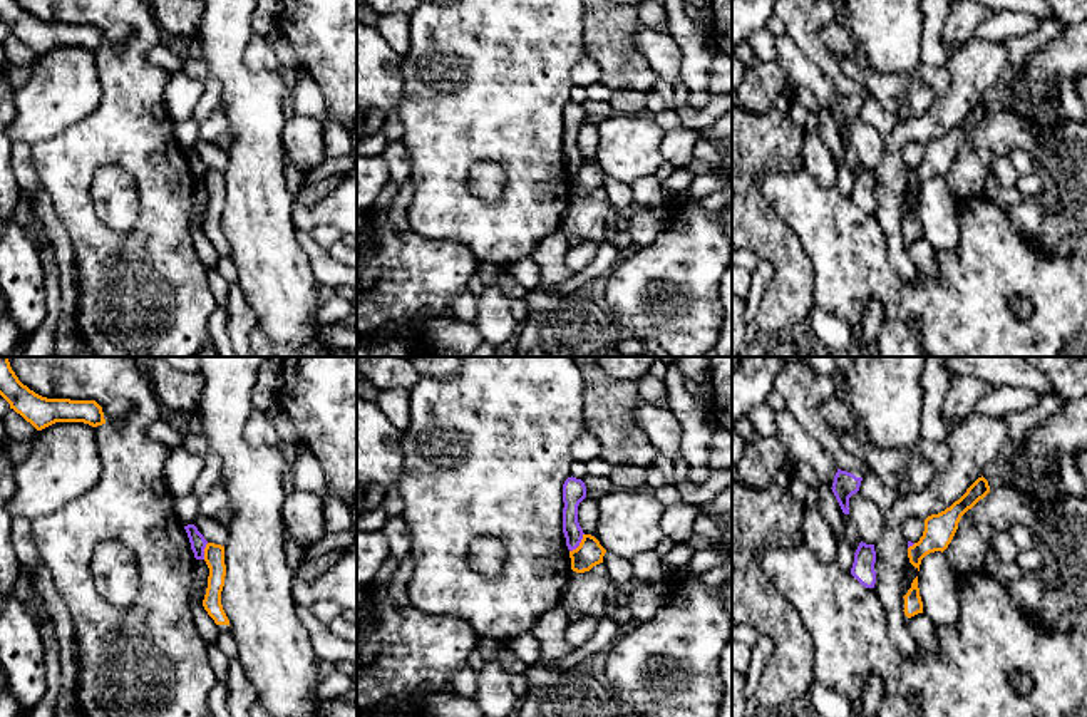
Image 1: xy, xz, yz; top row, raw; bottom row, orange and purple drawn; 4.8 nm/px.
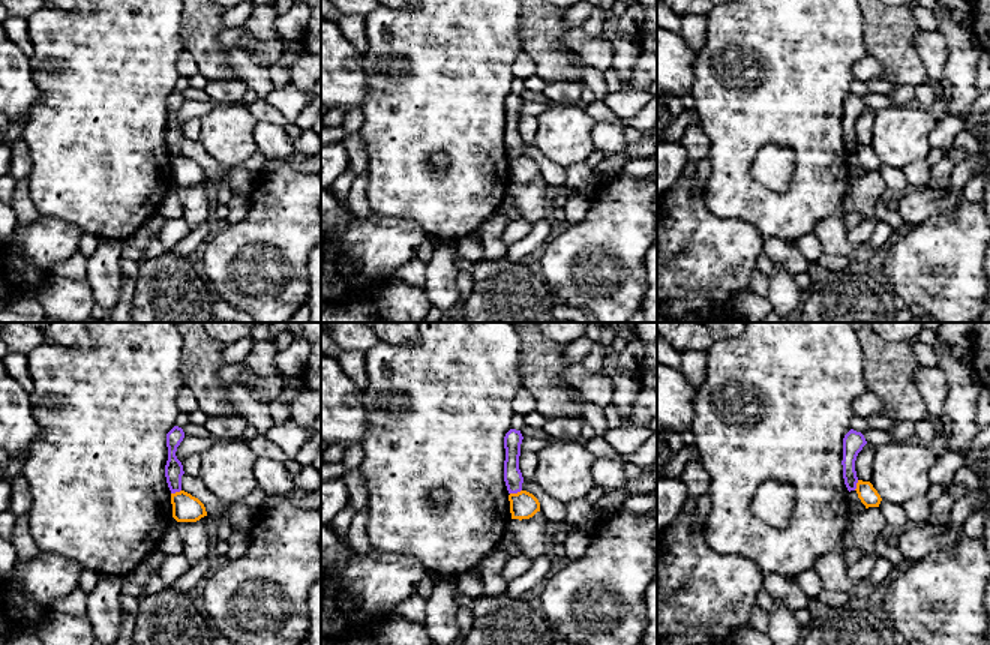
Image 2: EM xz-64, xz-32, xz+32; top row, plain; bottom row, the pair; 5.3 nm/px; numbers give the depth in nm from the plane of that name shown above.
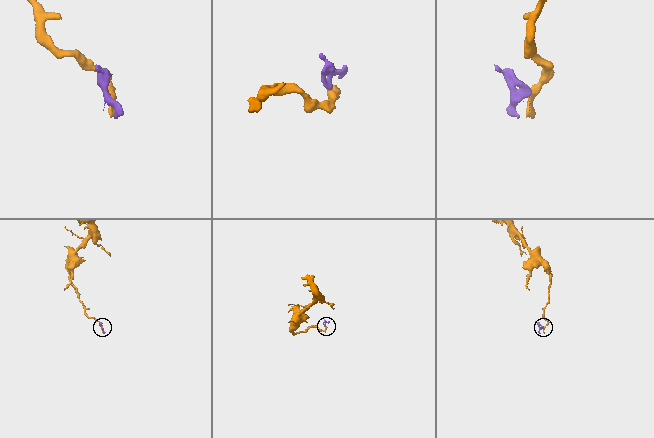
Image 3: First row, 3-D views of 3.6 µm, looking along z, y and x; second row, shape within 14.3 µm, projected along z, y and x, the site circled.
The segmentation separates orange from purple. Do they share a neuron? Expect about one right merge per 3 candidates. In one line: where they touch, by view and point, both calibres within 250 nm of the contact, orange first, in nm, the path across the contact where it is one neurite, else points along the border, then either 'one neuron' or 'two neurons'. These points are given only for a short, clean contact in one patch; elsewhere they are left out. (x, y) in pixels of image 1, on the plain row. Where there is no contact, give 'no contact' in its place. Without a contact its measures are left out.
meets orange in xz at (580, 168); 130 nm thick on the orange side, 110 nm on the other; border along xz (583, 158), (583, 163), (570, 176); two neurons

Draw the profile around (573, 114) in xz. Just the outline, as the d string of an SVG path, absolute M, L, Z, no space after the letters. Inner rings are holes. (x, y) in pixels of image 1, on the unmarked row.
M568 102L563 109L563 157L569 176L576 174L583 164L578 147L578 131L586 122L586 111L581 104Z

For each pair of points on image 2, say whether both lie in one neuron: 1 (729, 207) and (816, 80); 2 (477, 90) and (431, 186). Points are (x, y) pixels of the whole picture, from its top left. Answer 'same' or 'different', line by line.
1: same
2: same

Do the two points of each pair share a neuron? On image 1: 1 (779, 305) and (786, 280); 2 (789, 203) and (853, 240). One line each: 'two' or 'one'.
1: one
2: one

